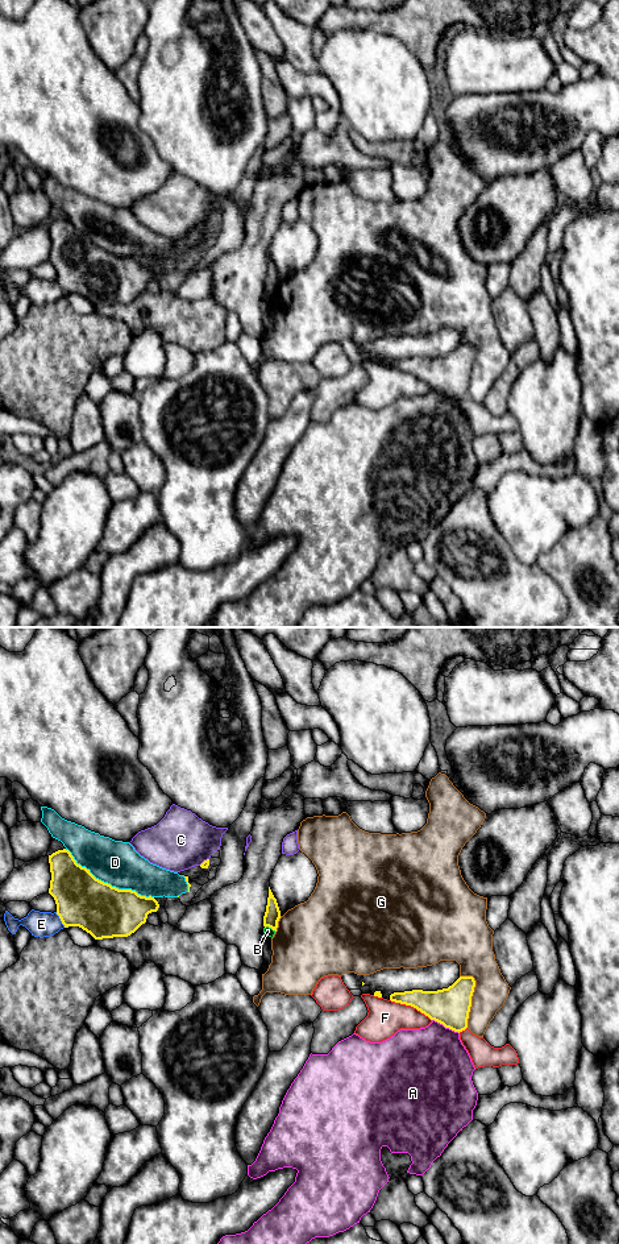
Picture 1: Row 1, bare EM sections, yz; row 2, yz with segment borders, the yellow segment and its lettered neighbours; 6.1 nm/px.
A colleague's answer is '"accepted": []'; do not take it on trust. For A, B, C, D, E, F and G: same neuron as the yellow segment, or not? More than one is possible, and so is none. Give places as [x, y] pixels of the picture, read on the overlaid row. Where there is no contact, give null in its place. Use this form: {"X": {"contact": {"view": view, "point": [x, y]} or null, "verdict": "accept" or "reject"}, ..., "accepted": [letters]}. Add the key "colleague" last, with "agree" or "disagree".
{"A": {"contact": {"view": "yz", "point": [445, 1027]}, "verdict": "reject"}, "B": {"contact": {"view": "yz", "point": [270, 927]}, "verdict": "reject"}, "C": {"contact": {"view": "yz", "point": [204, 861]}, "verdict": "reject"}, "D": {"contact": {"view": "yz", "point": [107, 883]}, "verdict": "reject"}, "E": {"contact": {"view": "yz", "point": [61, 920]}, "verdict": "reject"}, "F": {"contact": {"view": "yz", "point": [411, 1006]}, "verdict": "reject"}, "G": {"contact": {"view": "yz", "point": [472, 995]}, "verdict": "reject"}, "accepted": [], "colleague": "agree"}

